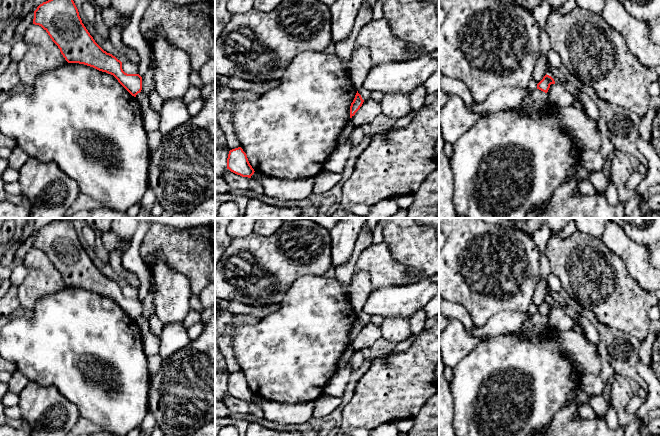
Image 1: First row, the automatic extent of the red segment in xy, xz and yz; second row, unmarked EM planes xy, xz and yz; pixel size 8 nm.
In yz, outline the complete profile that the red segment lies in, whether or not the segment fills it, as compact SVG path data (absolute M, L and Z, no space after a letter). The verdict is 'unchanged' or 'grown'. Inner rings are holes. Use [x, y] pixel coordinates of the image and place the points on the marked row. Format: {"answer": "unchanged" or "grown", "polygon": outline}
{"answer": "unchanged", "polygon": "M546 74L543 79L537 84L537 89L547 93L551 84L555 84L555 81L551 76Z"}

